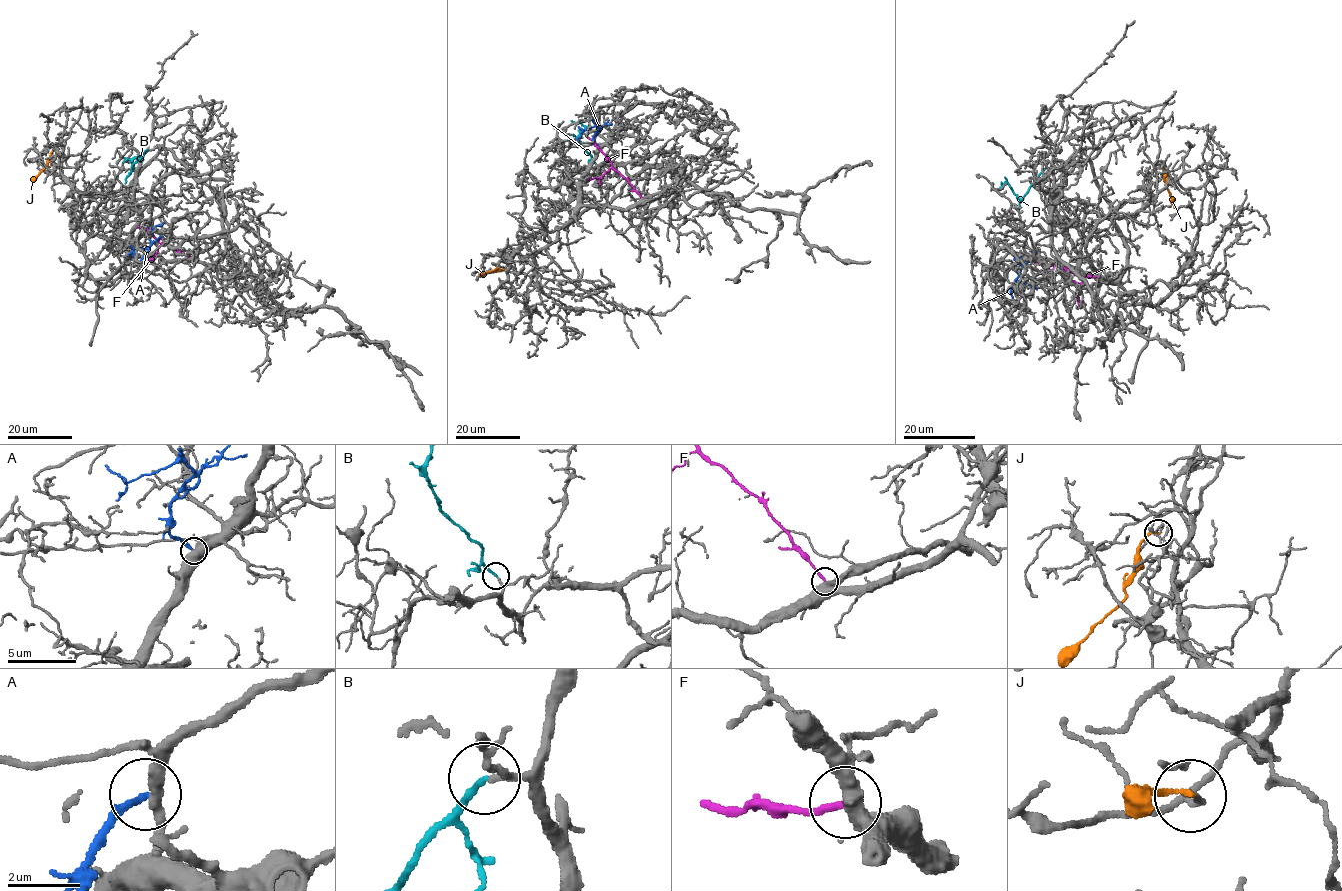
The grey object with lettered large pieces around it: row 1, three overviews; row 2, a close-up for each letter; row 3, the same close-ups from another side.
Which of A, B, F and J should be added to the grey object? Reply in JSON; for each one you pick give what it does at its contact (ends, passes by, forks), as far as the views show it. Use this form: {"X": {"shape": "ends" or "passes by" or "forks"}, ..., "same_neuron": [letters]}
{"B": {"shape": "ends"}, "same_neuron": ["B"]}

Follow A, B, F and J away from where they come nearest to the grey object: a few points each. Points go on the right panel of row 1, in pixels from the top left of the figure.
A: (1037, 250), (1016, 279), (1037, 289)
B: (1045, 168), (1022, 198), (1018, 198), (1007, 183), (1002, 184), (1000, 190)
F: (1098, 276), (1082, 276), (1062, 267), (1076, 283), (1079, 306)
J: (1163, 167), (1163, 180), (1174, 208)

